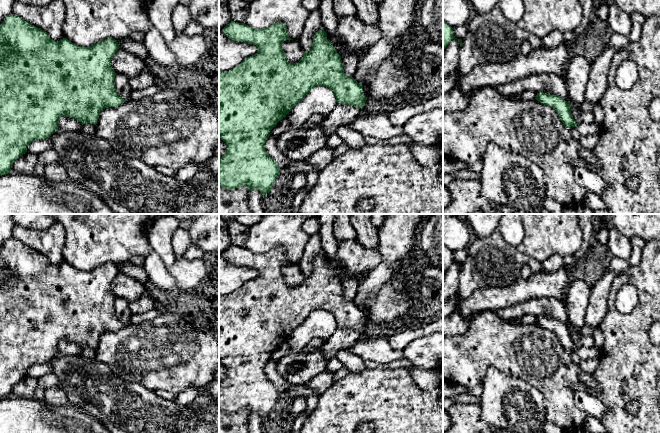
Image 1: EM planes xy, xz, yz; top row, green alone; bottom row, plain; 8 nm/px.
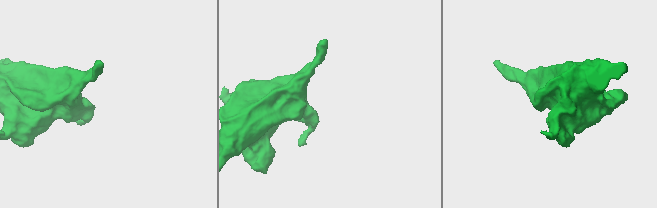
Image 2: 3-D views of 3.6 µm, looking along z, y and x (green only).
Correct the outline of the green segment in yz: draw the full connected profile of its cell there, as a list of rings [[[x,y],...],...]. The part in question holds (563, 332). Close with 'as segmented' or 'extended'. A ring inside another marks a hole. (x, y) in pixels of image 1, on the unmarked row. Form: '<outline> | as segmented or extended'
[[[537,317],[536,322],[541,328],[553,331],[558,337],[563,349],[567,352],[577,351],[577,347],[574,344],[571,337],[570,326],[565,325],[559,320],[551,319],[547,317]]] | as segmented

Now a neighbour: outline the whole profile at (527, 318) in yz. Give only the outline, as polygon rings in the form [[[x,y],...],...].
[[[525,314],[522,317],[516,318],[519,324],[533,324],[536,322],[536,317],[530,314]]]

